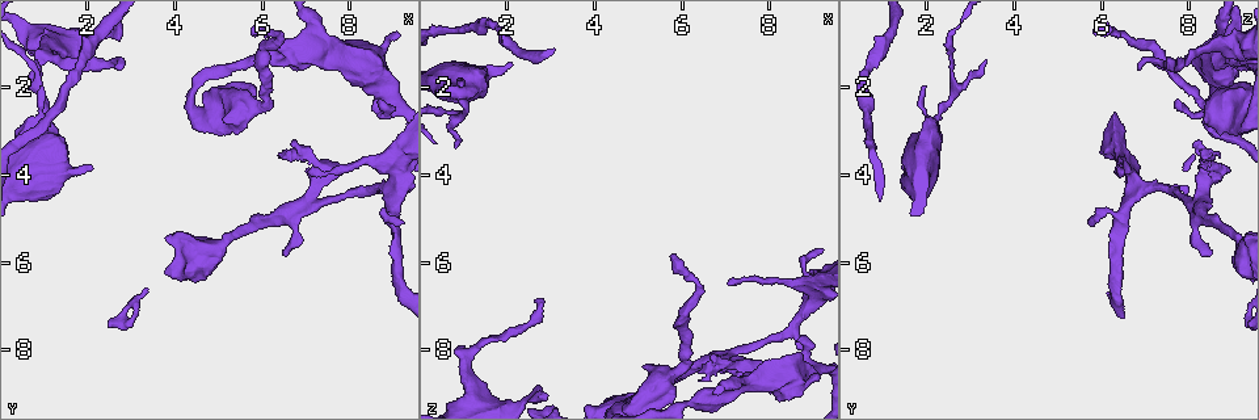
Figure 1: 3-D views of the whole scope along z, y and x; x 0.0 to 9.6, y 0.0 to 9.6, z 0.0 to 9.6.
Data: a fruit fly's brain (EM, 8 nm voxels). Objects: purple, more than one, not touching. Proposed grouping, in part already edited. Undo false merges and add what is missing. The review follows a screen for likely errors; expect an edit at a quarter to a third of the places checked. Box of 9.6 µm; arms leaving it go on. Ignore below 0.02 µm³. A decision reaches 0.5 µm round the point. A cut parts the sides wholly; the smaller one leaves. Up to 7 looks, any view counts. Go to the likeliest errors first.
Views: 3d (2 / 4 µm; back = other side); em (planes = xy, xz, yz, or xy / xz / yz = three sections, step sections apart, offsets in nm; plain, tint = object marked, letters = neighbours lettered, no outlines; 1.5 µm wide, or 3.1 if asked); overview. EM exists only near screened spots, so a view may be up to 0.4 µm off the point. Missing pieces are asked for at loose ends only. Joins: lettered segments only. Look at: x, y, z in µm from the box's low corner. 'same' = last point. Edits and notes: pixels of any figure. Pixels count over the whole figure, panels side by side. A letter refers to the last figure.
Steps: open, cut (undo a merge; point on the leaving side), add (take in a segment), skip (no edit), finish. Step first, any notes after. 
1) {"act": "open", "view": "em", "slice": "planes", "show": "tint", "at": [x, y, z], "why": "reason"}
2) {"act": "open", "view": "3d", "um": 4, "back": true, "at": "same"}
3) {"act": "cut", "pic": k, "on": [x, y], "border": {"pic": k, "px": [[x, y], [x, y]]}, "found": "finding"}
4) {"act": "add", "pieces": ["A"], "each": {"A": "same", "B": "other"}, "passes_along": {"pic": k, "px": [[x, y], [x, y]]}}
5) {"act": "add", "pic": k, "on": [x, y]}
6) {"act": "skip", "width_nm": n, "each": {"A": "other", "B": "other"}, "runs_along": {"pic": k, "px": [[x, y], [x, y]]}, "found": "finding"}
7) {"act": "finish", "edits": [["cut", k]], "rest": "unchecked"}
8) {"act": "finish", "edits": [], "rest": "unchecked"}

{"act": "open", "view": "3d", "um": 4, "back": true, "at": [5.55, 2.35, 8.65], "why": "sharp bend"}

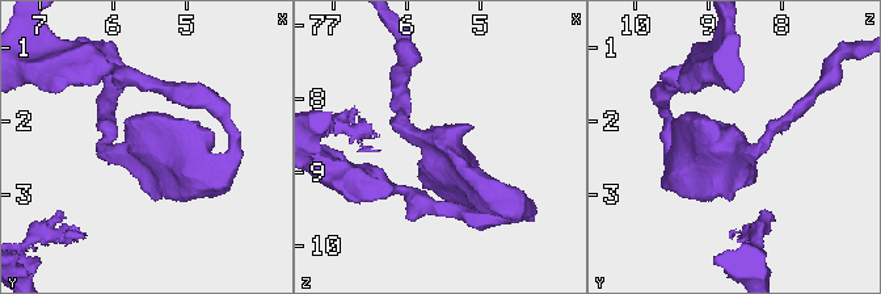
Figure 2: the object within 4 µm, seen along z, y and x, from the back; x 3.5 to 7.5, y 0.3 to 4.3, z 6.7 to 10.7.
{"act": "open", "view": "em", "slice": "xz", "step": 8, "show": "tint", "at": [5.60, 2.40, 8.65]}

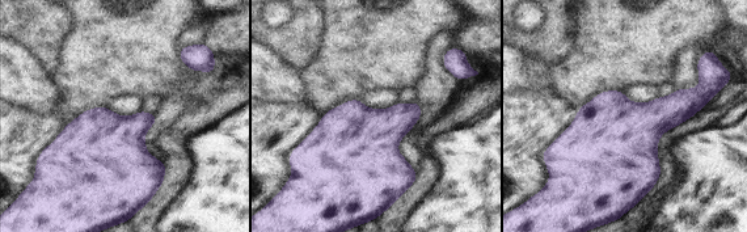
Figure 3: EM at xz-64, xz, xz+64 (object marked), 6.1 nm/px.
{"act": "open", "view": "em", "slice": "planes", "show": "letters", "at": "same"}

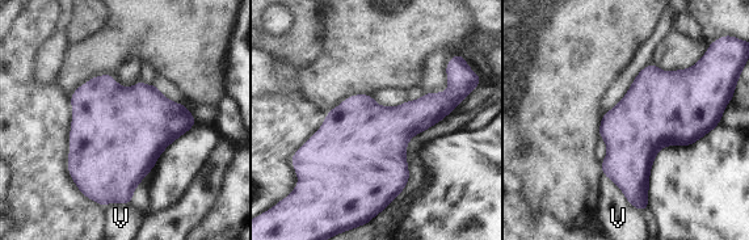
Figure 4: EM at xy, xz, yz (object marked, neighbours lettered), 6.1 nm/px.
{"act": "skip", "each": {"V": "other"}, "found": "continuous, no second neuron"}

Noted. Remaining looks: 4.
{"act": "open", "view": "em", "slice": "planes", "show": "letters", "at": [7.10, 3.90, 6.50], "why": "branch stops here"}

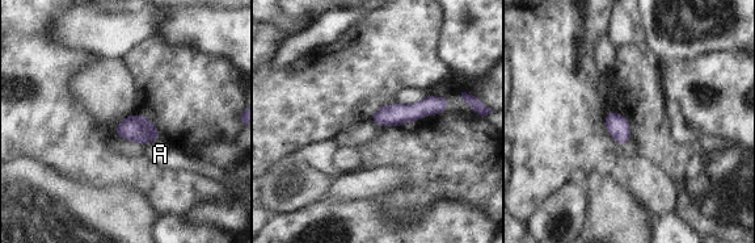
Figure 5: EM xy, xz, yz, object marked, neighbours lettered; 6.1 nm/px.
{"act": "skip", "each": {"A": "other"}, "found": "none of them fits"}

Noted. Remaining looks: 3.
{"act": "open", "view": "3d", "um": 2, "at": [6.40, 0.80, 6.45], "why": "a narrow waist"}

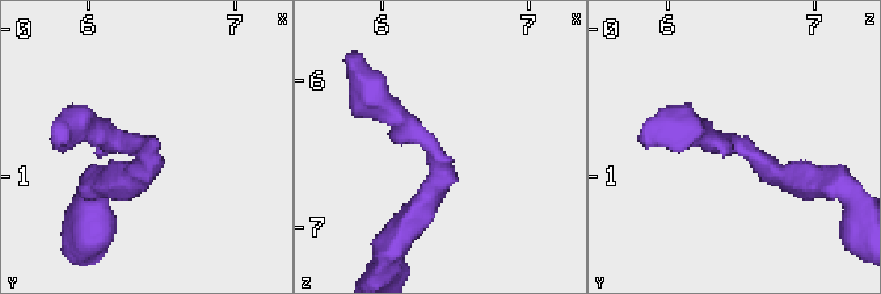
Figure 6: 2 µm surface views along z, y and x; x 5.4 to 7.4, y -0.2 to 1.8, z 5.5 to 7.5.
{"act": "open", "view": "em", "slice": "xy", "step": 4, "show": "tint", "at": [6.34, 0.80, 6.48], "why": "shape alone is not enough"}

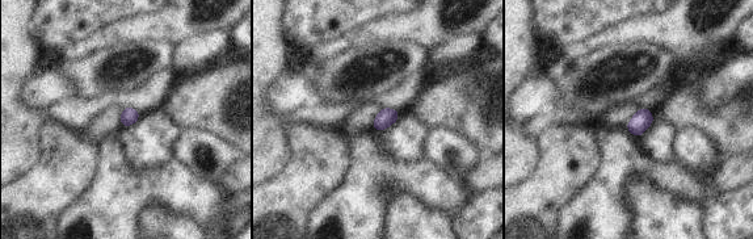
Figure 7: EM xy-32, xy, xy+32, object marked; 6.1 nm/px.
{"act": "open", "view": "em", "slice": "planes", "show": "letters", "at": "same", "why": "cut it another way"}

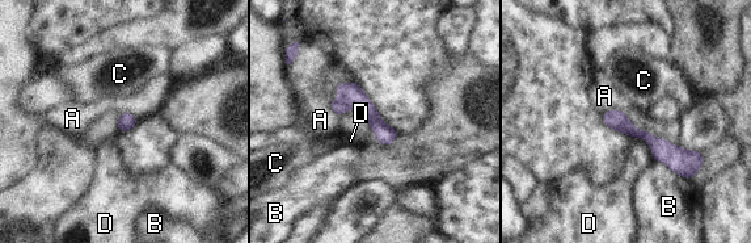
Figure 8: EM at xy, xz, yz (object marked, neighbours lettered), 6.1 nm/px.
{"act": "skip", "width_nm": 110, "each": {"A": "other", "B": "other", "C": "other", "D": "other"}, "found": "all the same neuron"}

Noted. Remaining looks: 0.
{"act": "finish", "edits": [], "rest": "unchecked"}

